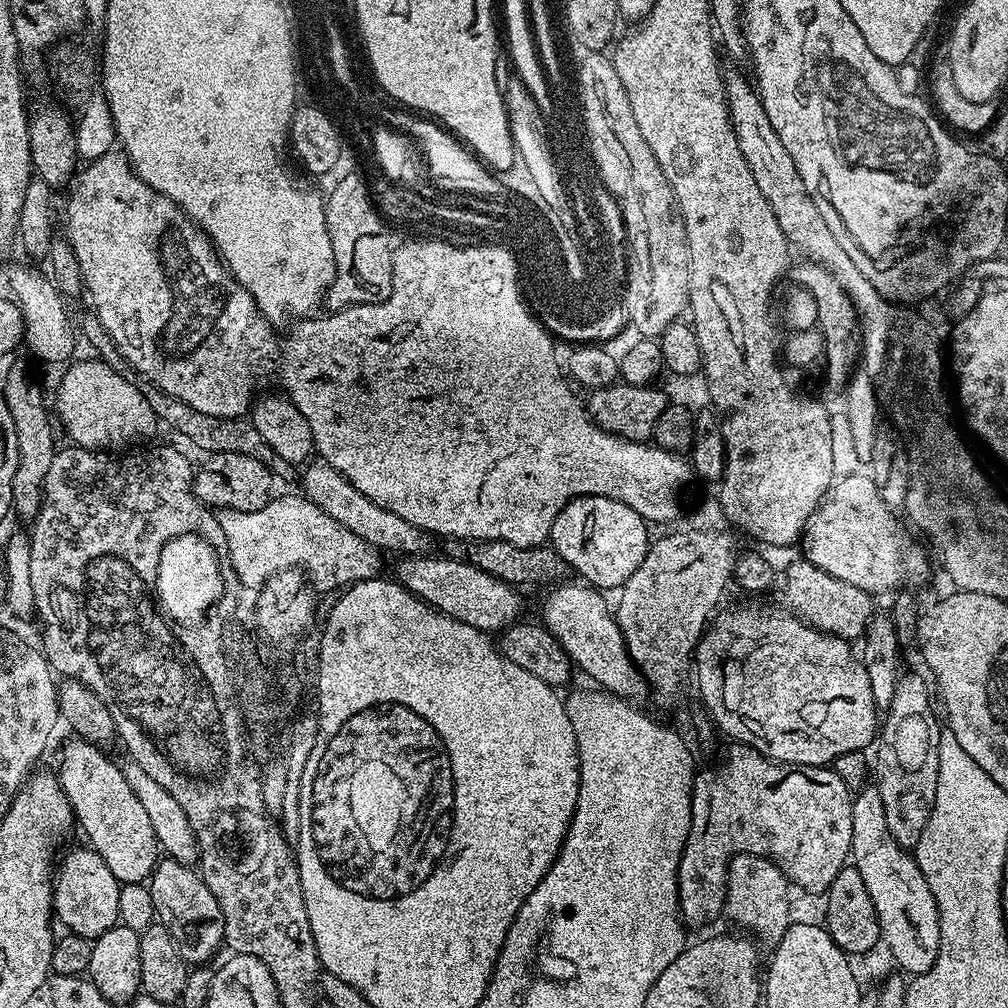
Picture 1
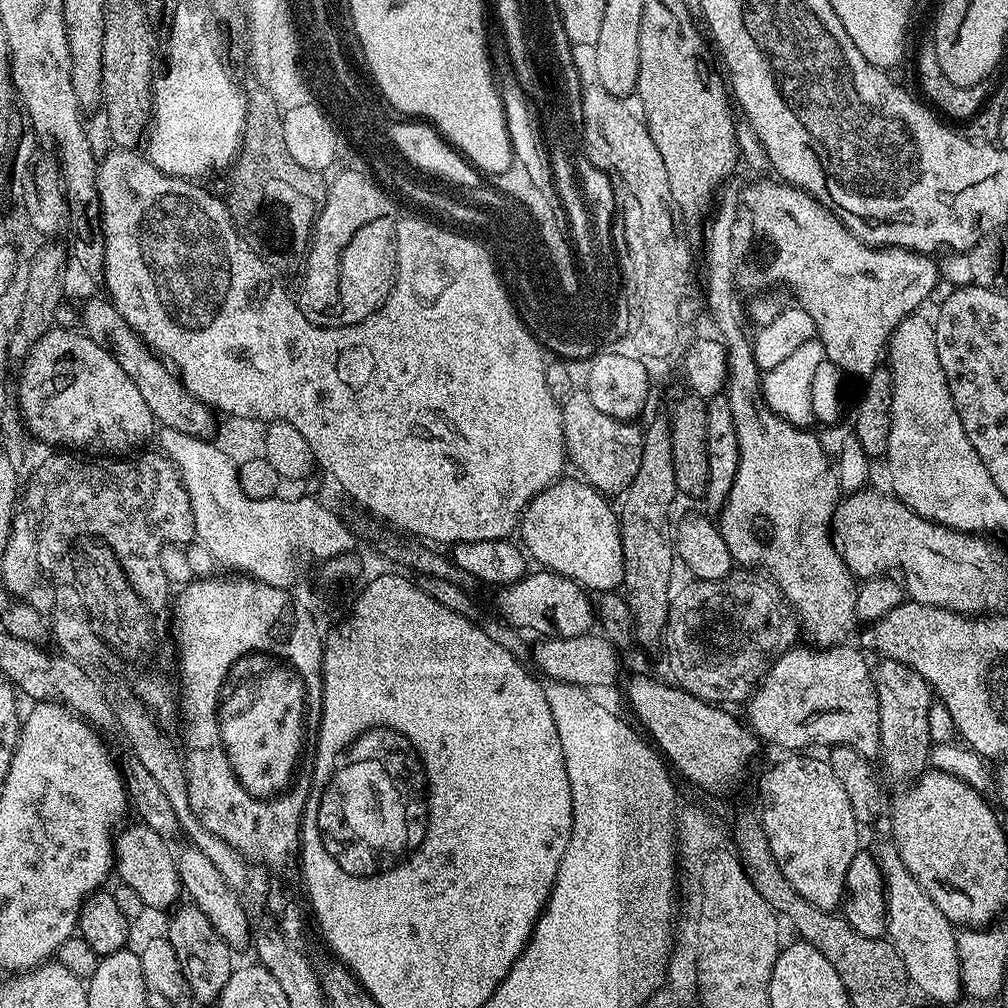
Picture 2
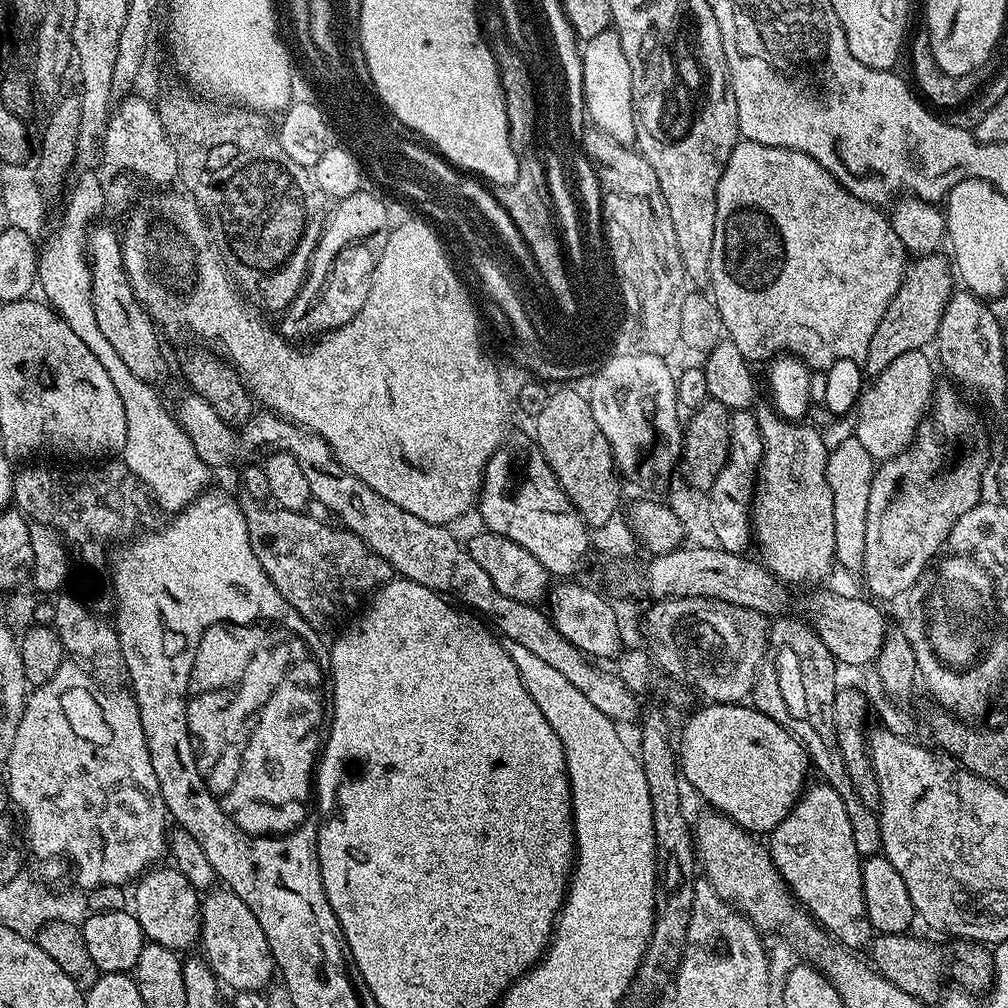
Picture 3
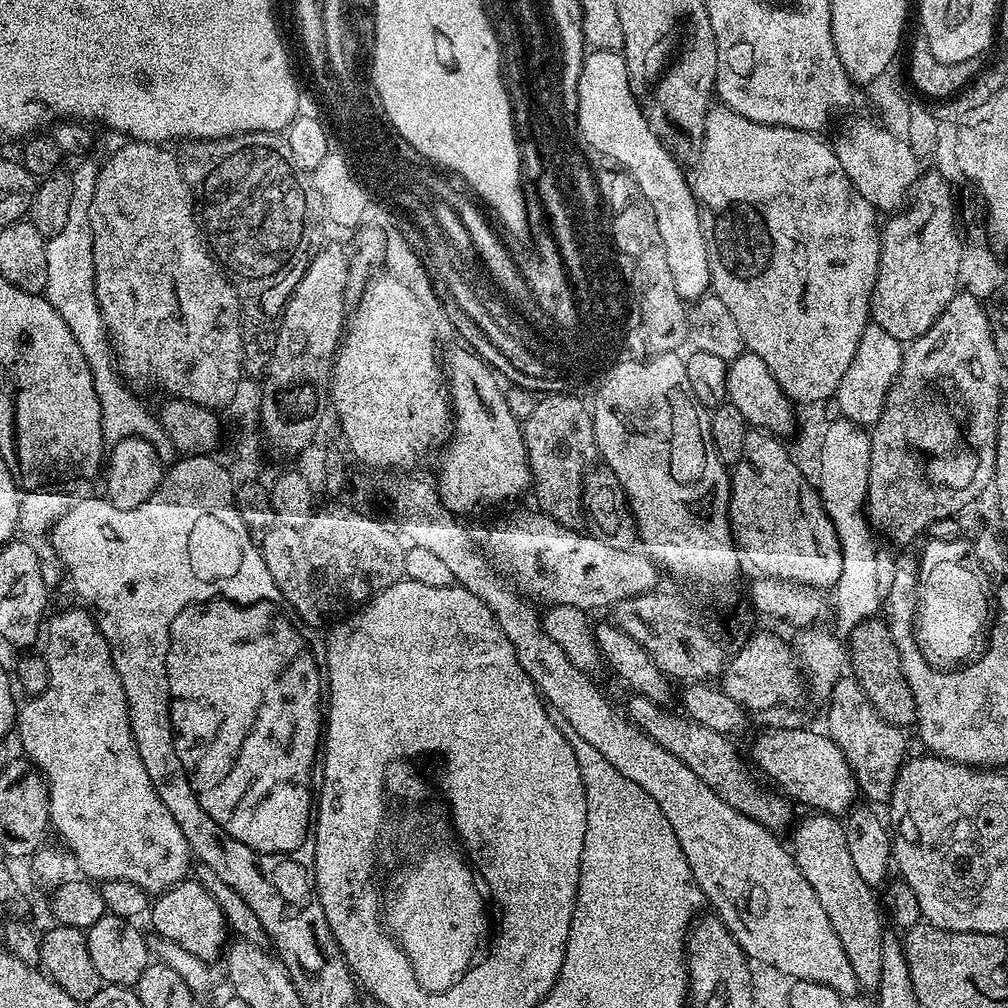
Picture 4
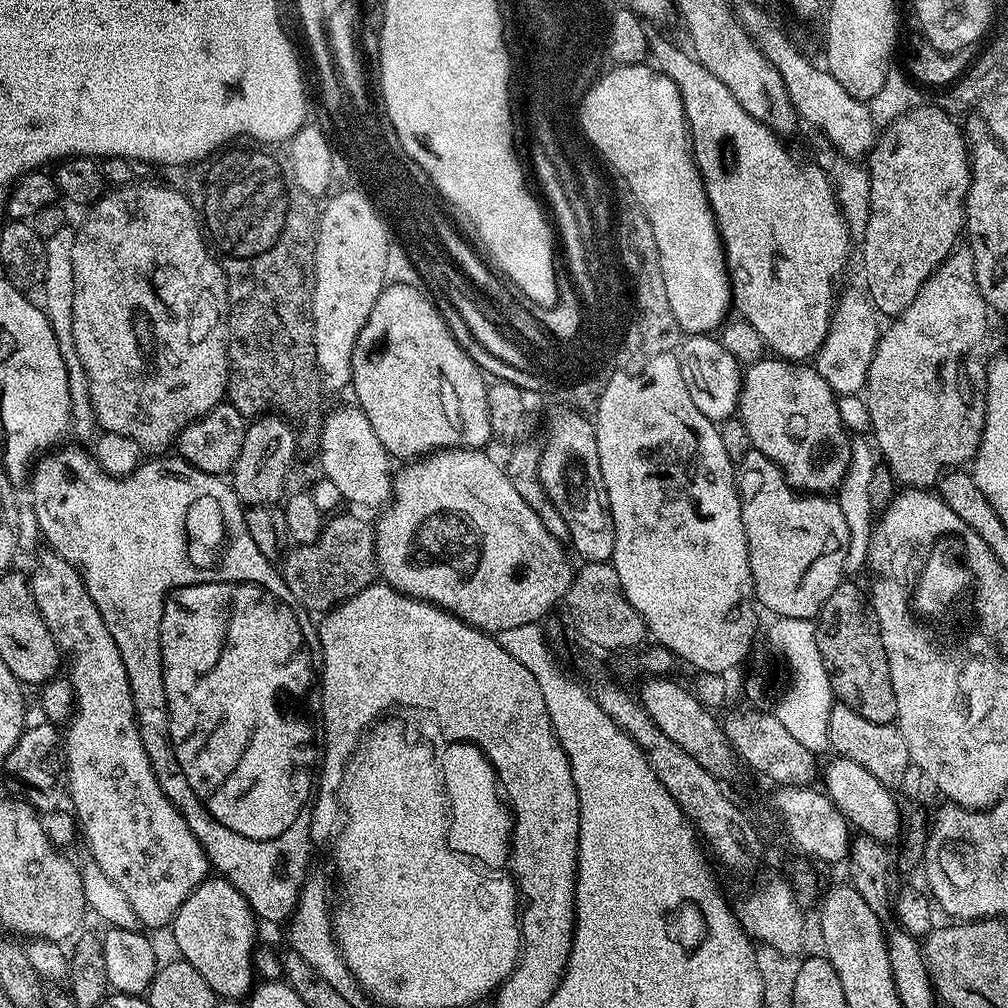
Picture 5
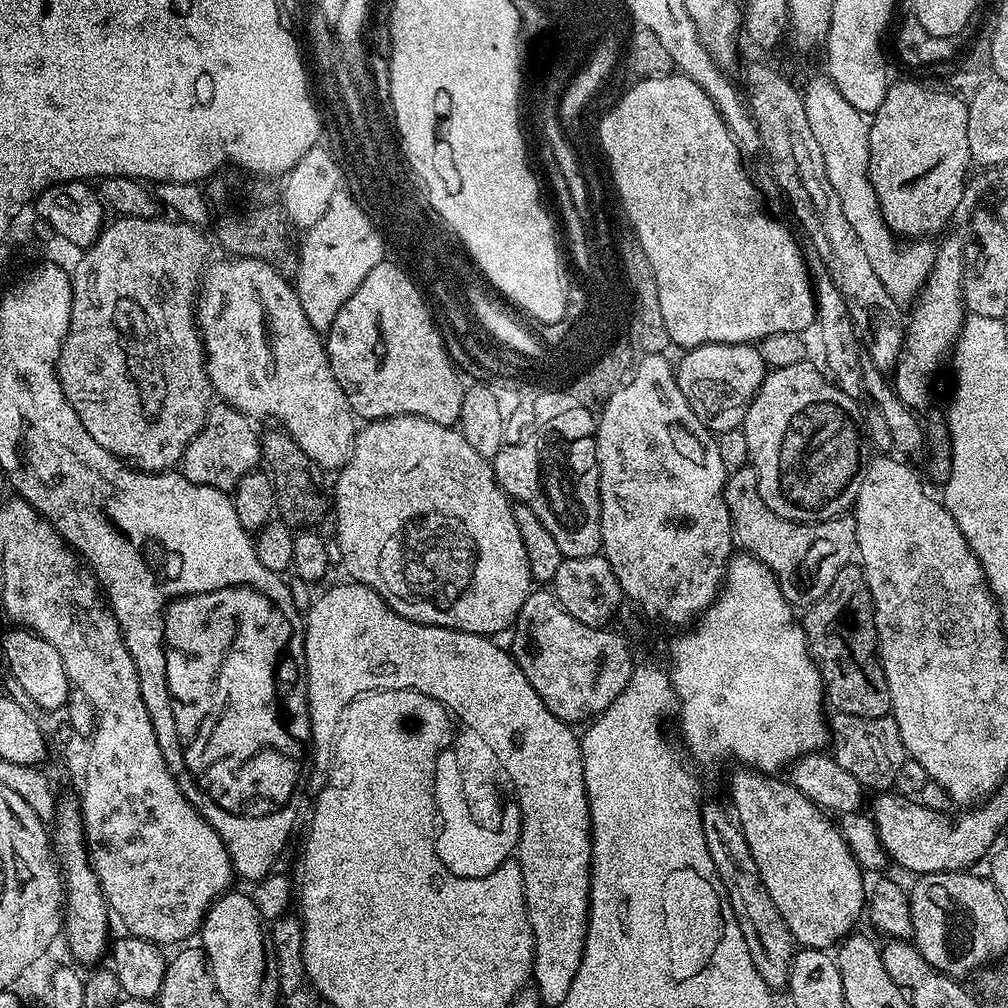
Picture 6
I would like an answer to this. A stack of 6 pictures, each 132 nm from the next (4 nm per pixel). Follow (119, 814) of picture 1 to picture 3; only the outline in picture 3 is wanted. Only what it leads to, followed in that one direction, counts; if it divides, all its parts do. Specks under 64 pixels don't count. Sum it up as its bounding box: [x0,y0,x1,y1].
[135,866,202,950]

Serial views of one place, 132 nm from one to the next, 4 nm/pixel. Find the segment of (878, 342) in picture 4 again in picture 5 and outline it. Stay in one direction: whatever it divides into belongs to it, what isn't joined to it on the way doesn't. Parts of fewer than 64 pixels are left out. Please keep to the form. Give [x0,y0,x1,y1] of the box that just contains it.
[814,287,882,397]

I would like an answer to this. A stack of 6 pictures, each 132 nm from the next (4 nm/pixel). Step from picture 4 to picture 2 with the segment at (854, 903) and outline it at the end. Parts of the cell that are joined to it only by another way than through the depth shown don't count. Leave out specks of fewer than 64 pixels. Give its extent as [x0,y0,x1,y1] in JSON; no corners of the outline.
[760,754,862,913]

